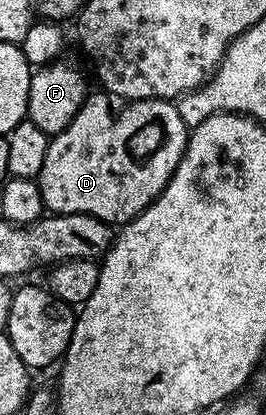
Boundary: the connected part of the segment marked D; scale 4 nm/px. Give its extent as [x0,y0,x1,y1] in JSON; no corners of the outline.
[37,92,189,224]

